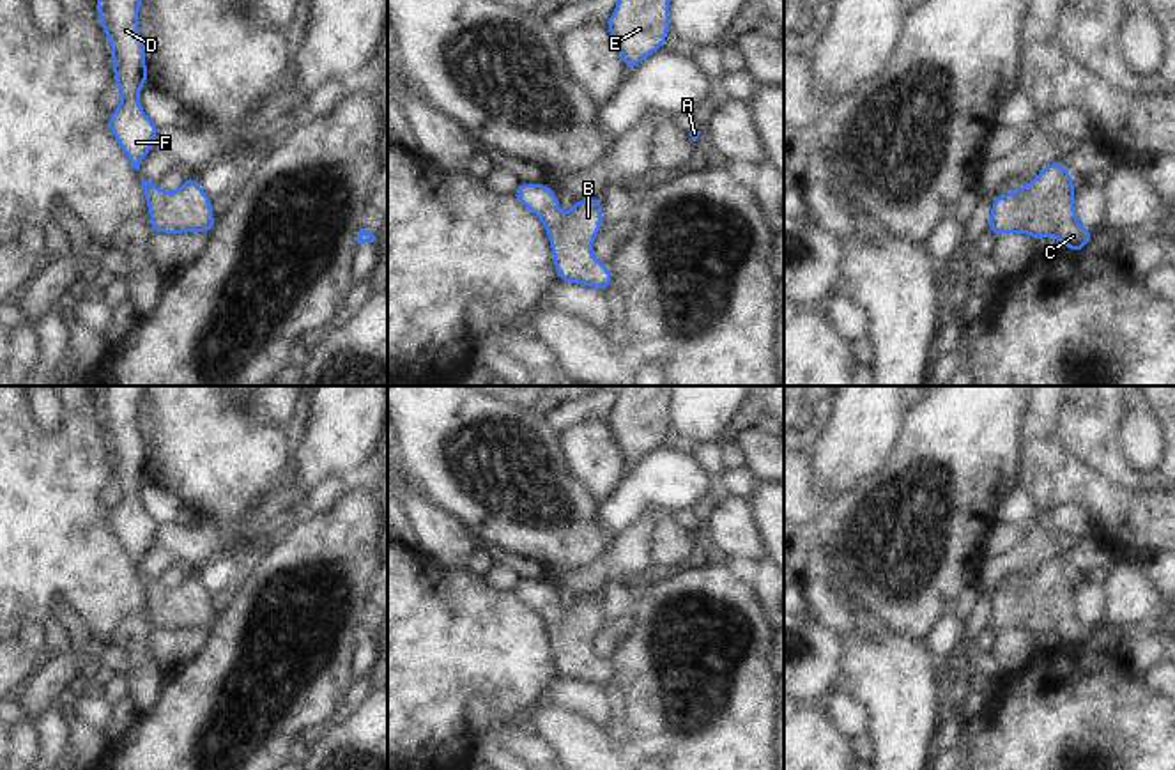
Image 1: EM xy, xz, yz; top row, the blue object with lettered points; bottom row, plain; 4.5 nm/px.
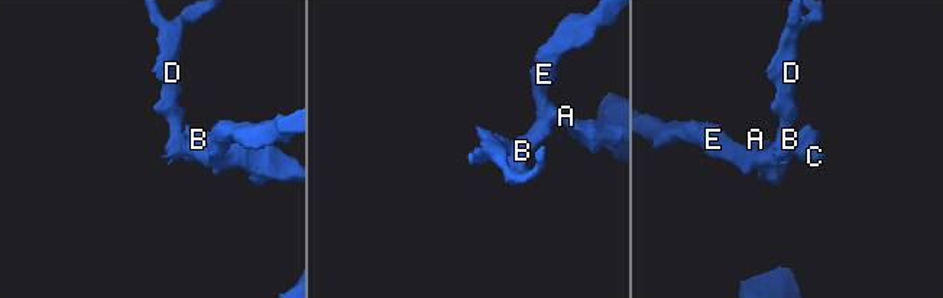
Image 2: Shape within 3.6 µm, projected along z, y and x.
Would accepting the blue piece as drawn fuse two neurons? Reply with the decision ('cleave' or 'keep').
keep

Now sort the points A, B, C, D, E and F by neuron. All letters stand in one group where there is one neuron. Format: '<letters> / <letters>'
A B C D E F

